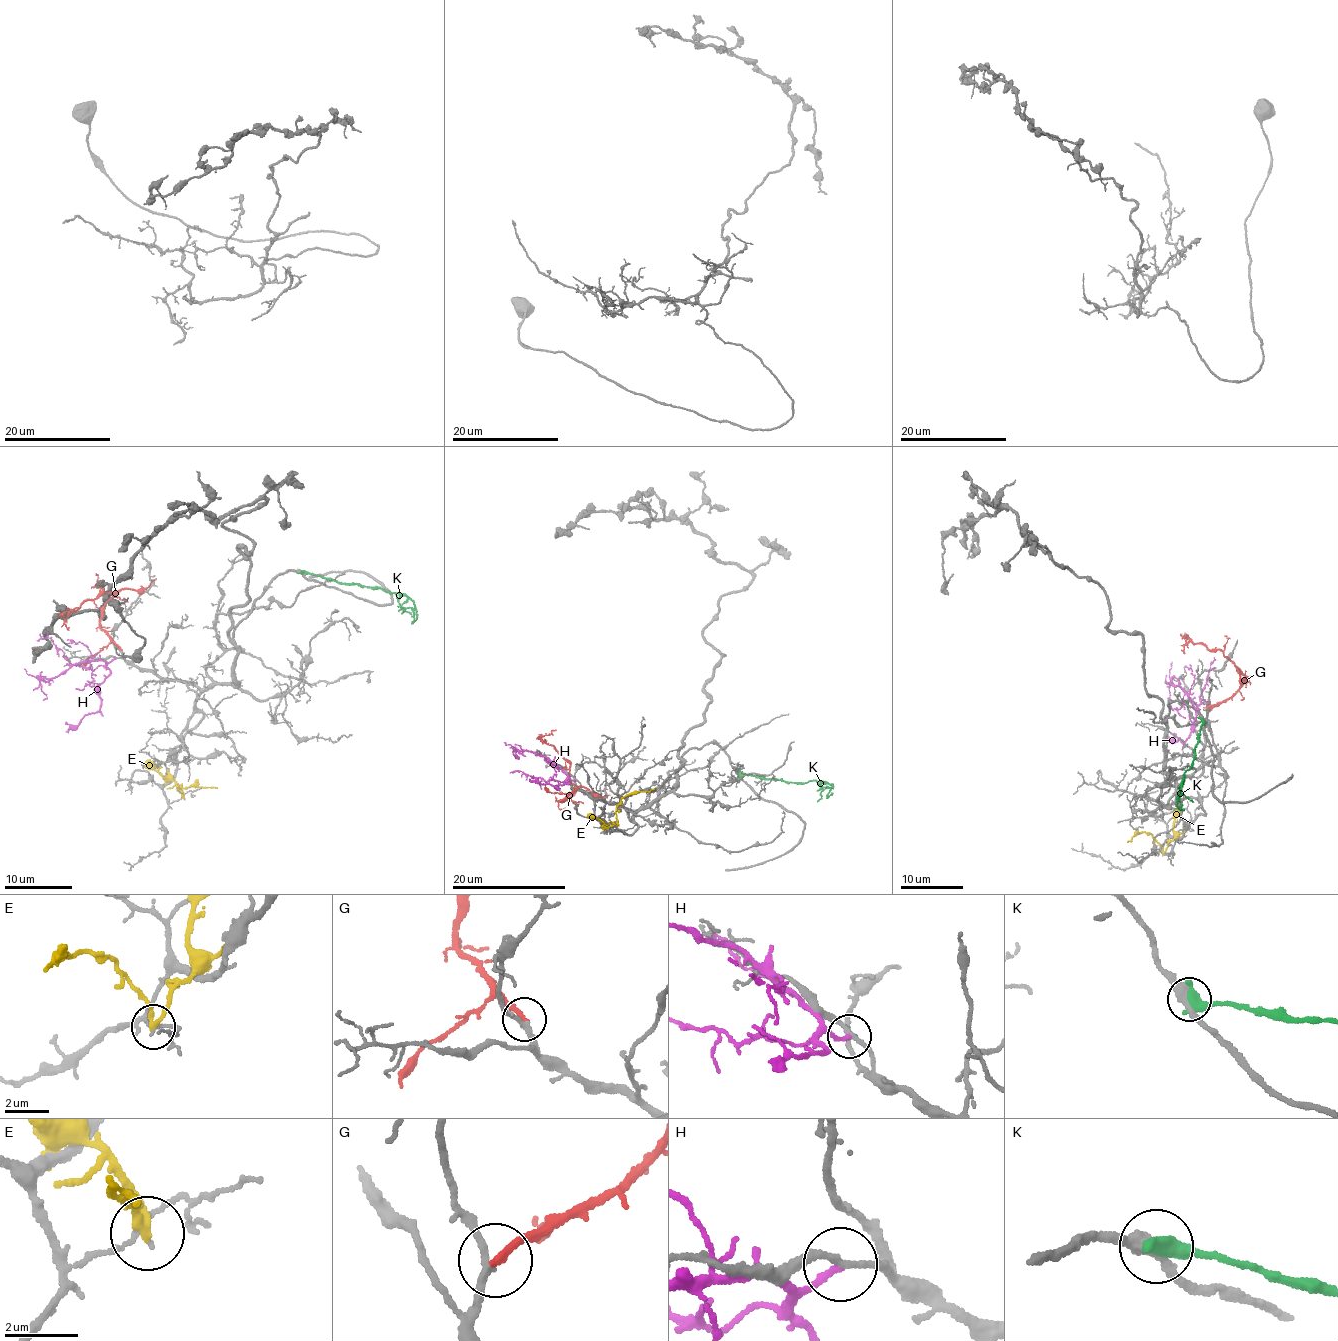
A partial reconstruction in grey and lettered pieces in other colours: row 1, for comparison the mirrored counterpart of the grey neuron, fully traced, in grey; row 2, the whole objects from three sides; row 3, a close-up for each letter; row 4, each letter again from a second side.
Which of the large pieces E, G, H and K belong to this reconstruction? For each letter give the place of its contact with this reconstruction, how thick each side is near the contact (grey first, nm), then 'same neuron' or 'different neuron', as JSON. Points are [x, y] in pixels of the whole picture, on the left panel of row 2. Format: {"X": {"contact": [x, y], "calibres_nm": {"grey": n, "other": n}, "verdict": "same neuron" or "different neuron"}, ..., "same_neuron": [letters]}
{"E": {"contact": [184, 797], "calibres_nm": {"grey": 110, "other": 180}, "verdict": "different neuron"}, "G": {"contact": [120, 649], "calibres_nm": {"grey": 200, "other": 220}, "verdict": "same neuron"}, "H": {"contact": [115, 658], "calibres_nm": {"grey": 170, "other": 190}, "verdict": "different neuron"}, "K": {"contact": [301, 572], "calibres_nm": {"grey": 360, "other": 500}, "verdict": "different neuron"}, "same_neuron": ["G"]}

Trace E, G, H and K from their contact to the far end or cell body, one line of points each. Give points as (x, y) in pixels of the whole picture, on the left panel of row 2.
E: (184, 797), (177, 787), (217, 787)
G: (120, 648), (100, 625), (101, 610), (114, 593), (104, 593), (103, 588), (76, 609), (65, 610), (79, 607)
H: (115, 658), (108, 662), (76, 664), (52, 679), (44, 678), (40, 685), (47, 697), (43, 700)
K: (301, 572), (394, 593), (413, 617), (411, 622)

